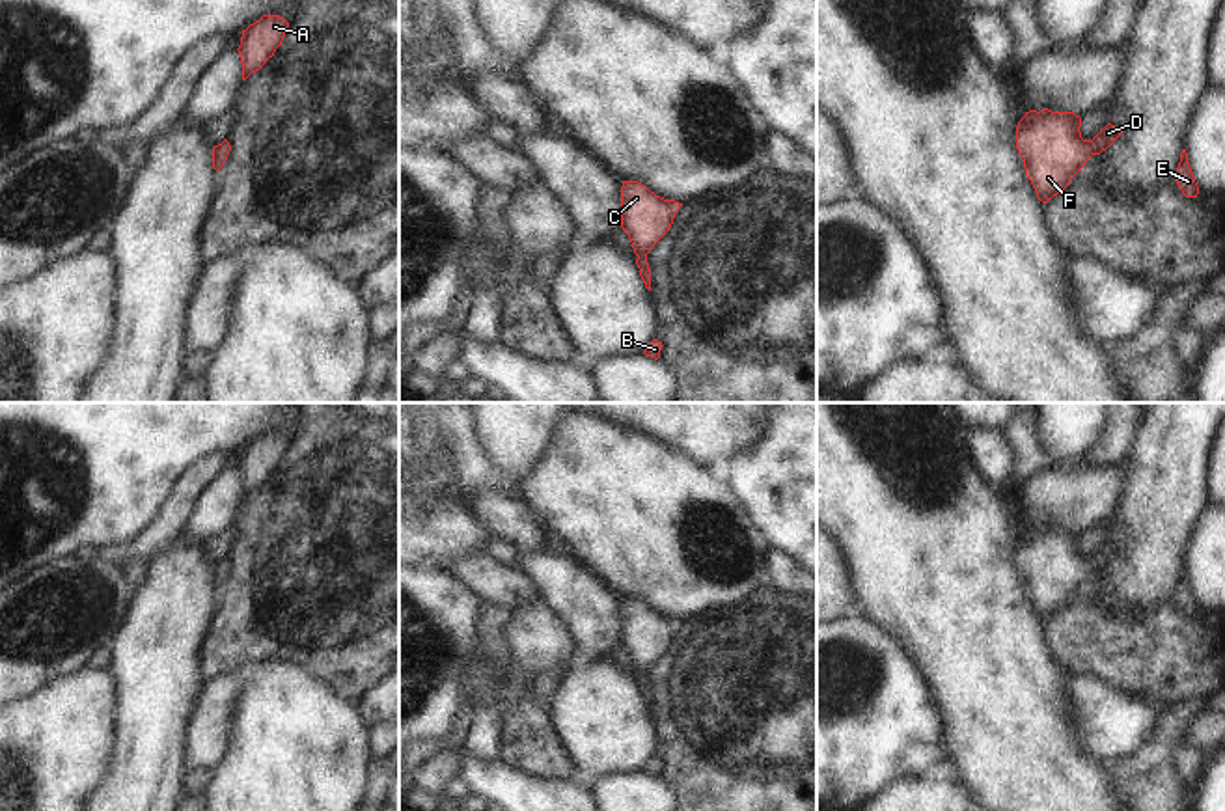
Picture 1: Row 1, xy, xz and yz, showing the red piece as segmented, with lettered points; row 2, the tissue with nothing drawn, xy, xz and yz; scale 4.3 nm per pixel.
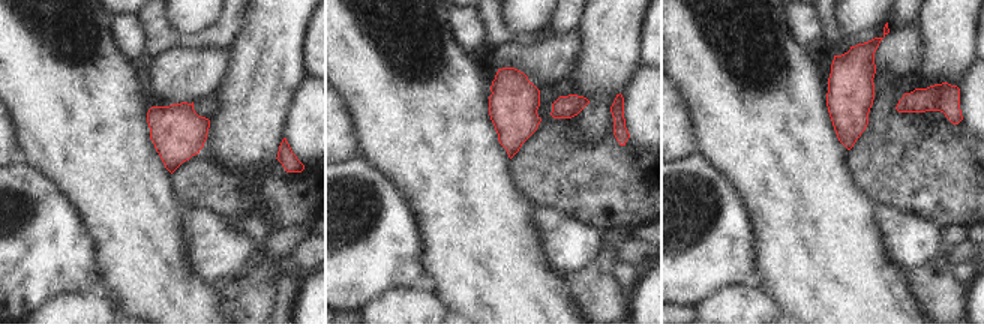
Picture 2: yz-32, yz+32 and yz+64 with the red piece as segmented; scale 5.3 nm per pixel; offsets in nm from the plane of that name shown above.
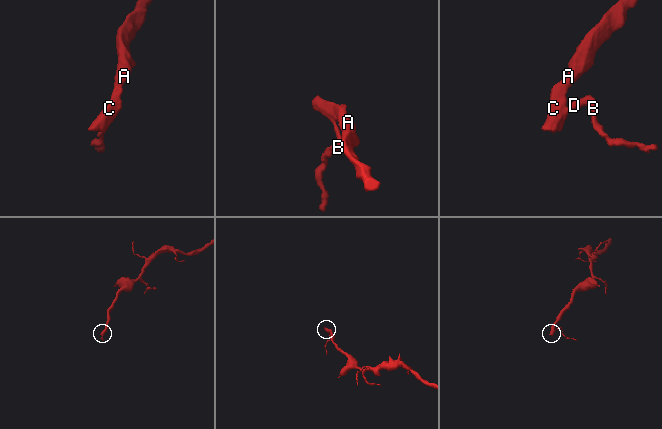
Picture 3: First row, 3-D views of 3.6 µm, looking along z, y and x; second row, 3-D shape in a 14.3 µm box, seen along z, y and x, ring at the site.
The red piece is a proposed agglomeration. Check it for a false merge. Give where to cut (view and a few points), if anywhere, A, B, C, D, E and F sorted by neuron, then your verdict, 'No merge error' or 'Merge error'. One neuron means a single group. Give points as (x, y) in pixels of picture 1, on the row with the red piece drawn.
No split. Groups: A B C D E F. No merge error.

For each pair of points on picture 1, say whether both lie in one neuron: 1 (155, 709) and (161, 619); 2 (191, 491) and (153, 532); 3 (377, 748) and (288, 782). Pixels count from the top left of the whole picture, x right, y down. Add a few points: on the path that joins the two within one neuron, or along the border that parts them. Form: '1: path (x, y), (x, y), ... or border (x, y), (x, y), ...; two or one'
1: path (155, 687), (155, 651), (159, 642); one
2: path (181, 500), (163, 522); one
3: border (368, 728), (368, 752), (371, 759); two

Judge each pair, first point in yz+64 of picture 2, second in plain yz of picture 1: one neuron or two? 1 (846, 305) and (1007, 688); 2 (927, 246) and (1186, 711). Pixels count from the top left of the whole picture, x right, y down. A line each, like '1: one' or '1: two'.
1: one
2: two

